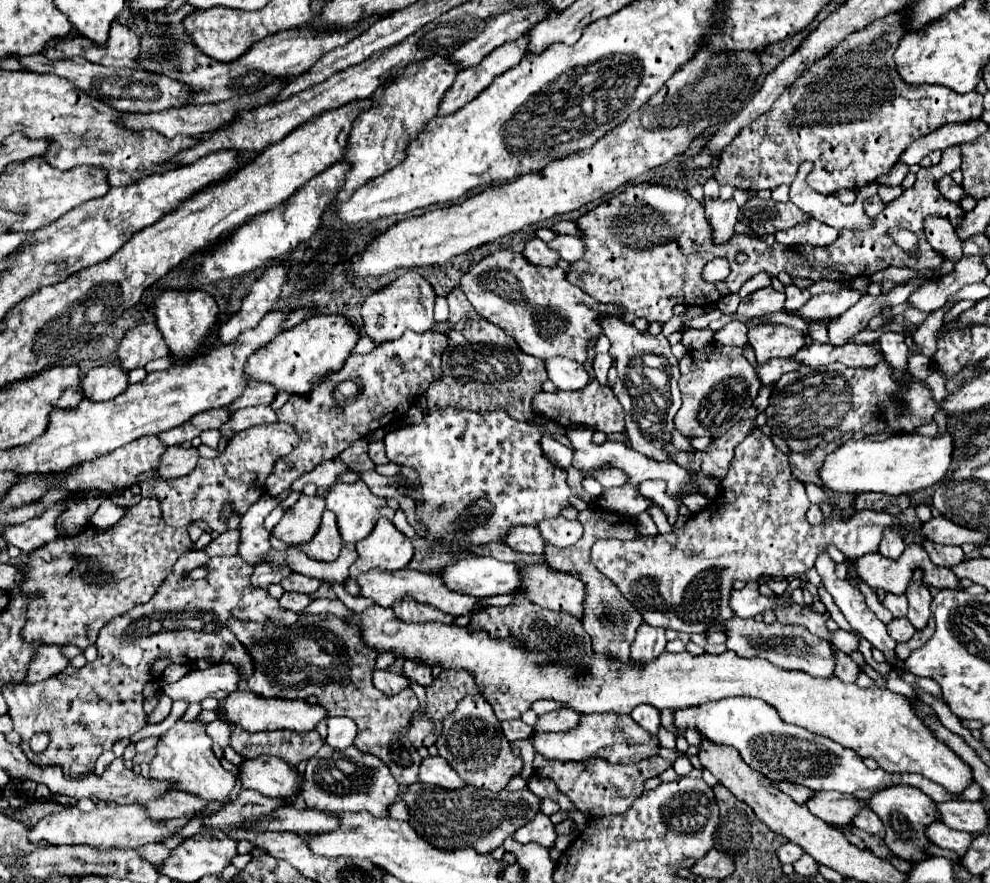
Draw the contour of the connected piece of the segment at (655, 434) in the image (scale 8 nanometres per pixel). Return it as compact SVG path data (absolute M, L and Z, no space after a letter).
M601 317L601 331L611 341L613 367L609 369L609 387L625 409L625 429L633 449L657 461L669 461L663 447L671 441L673 417L681 407L681 391L677 385L679 361L673 357L667 337L639 333L619 317Z

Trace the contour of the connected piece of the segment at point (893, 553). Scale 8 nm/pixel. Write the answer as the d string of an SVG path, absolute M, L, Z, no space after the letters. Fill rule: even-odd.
M885 529L879 553L885 555L885 557L889 557L889 559L897 559L903 553L903 549L905 549L903 537L895 529Z

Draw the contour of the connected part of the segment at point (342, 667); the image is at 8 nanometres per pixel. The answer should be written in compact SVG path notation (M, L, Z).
M303 615L297 625L291 627L229 619L227 627L253 659L255 671L247 679L247 685L255 695L265 699L307 699L315 695L329 717L343 715L357 723L355 747L359 751L383 759L401 785L407 787L417 781L423 759L411 745L407 733L419 701L411 689L397 697L389 697L375 689L371 675L377 653L361 641L361 631L335 615Z

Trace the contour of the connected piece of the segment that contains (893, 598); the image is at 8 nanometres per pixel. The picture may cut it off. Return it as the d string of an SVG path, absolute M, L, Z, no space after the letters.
M887 593L887 597L883 599L883 605L893 613L893 617L905 617L905 613L909 609L907 597L905 595L893 595L893 593Z

